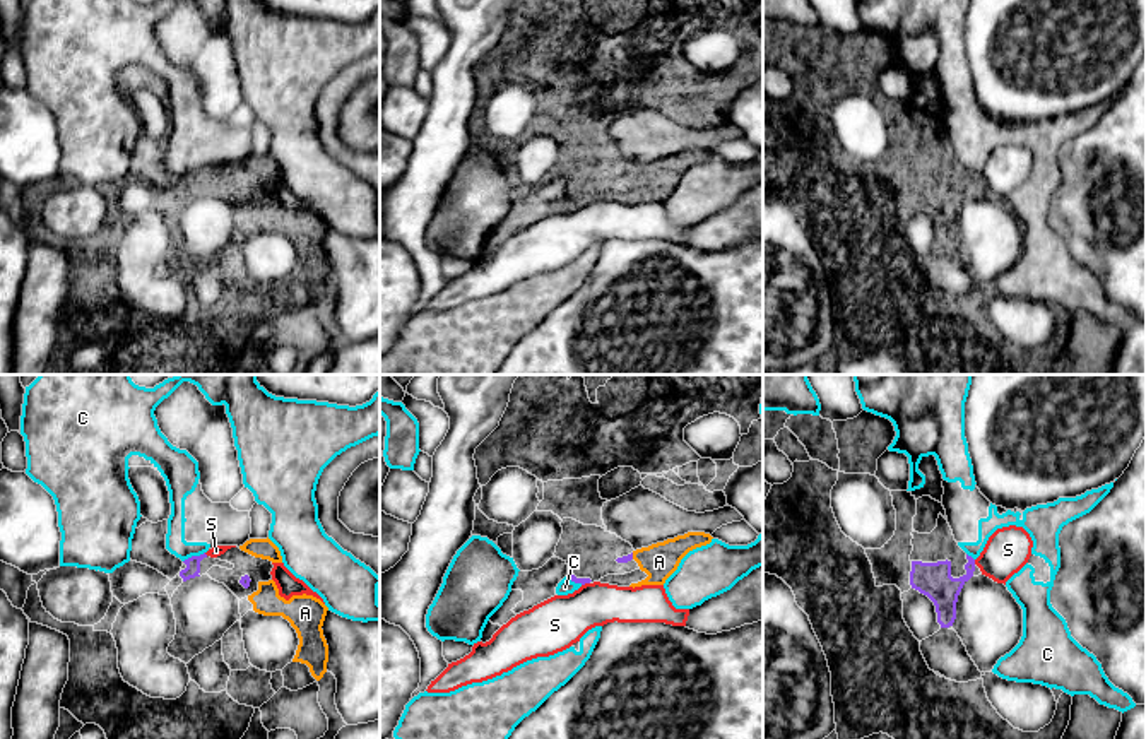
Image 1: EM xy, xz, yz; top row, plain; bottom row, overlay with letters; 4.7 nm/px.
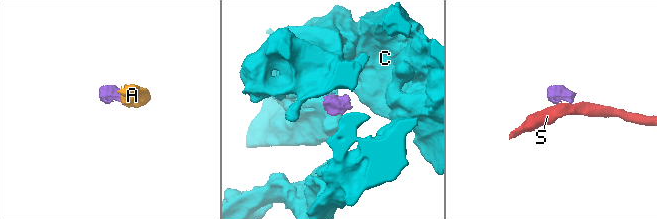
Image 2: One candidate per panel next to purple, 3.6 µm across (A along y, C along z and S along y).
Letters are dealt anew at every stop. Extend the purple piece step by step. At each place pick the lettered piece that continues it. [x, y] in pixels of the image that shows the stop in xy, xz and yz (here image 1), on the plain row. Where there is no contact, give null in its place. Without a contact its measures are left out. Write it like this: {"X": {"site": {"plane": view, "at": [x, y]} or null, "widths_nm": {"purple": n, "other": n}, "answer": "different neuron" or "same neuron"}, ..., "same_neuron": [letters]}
{"A": {"site": {"plane": "xz", "at": [632, 173]}, "widths_nm": {"purple": 30, "other": 170}, "answer": "same neuron"}, "C": {"site": {"plane": "xy", "at": [194, 173]}, "widths_nm": {"purple": 70, "other": 100}, "answer": "different neuron"}, "S": {"site": {"plane": "yz", "at": [974, 178]}, "widths_nm": {"purple": 160, "other": 220}, "answer": "different neuron"}, "same_neuron": ["A"]}

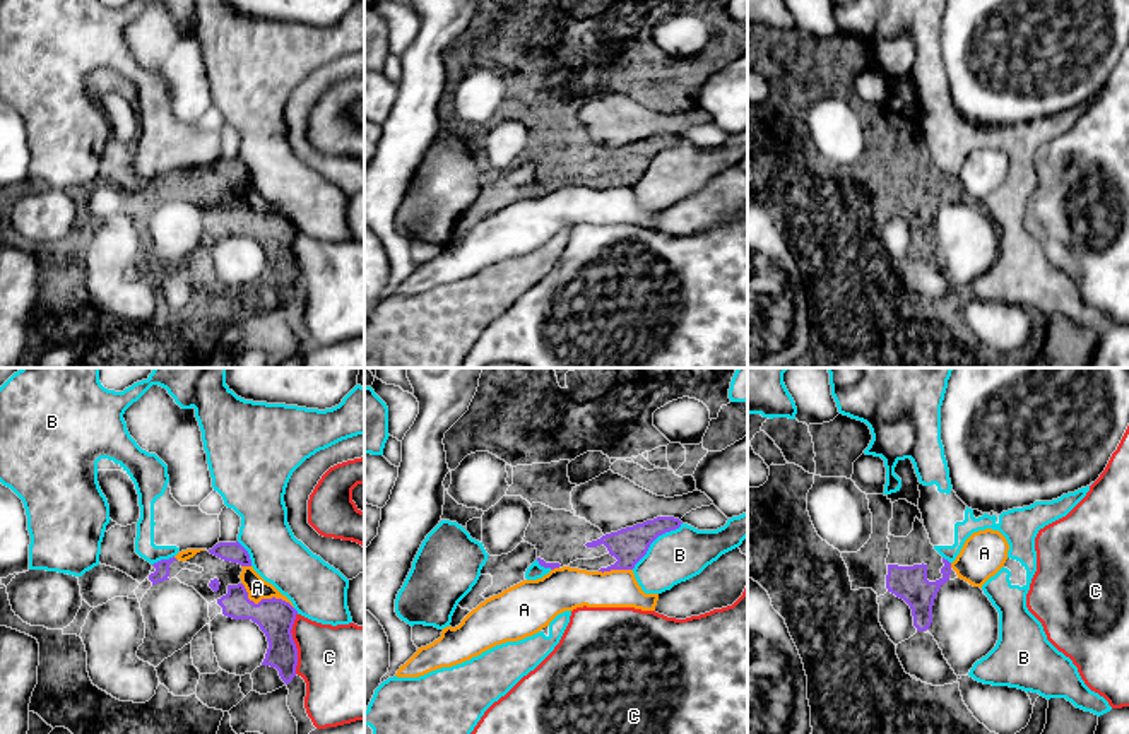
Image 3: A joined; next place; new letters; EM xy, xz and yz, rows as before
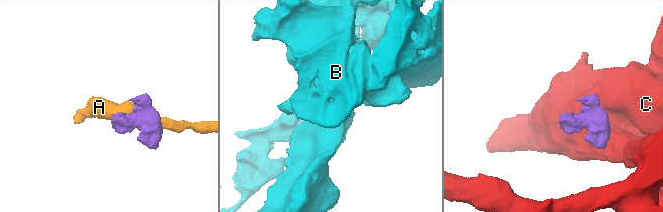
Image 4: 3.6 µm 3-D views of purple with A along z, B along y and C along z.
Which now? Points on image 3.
{"A": {"site": {"plane": "xy", "at": [264, 216]}, "widths_nm": {"purple": 170, "other": 100}, "answer": "different neuron"}, "B": {"site": {"plane": "xz", "at": [654, 156]}, "widths_nm": {"purple": 170, "other": 240}, "answer": "different neuron"}, "C": {"site": {"plane": "xy", "at": [295, 260]}, "widths_nm": {"purple": 170, "other": 380}, "answer": "different neuron"}, "same_neuron": []}

